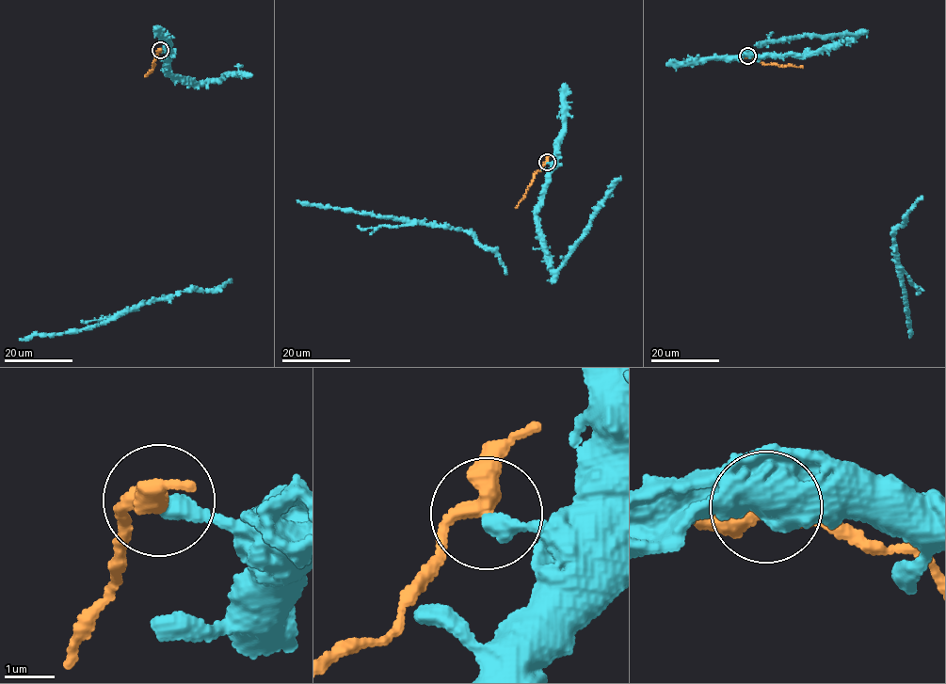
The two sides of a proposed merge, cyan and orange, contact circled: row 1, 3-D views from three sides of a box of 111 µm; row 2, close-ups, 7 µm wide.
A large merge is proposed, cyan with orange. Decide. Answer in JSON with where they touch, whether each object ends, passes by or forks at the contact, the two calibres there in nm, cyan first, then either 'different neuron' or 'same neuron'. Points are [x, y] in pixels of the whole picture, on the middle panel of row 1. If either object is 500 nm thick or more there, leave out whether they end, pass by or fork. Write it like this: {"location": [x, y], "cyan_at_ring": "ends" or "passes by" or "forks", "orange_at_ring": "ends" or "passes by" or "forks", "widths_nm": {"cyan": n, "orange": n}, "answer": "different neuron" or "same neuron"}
{"location": [547, 162], "cyan_at_ring": "ends", "orange_at_ring": "passes by", "widths_nm": {"cyan": 360, "orange": 360}, "answer": "different neuron"}

